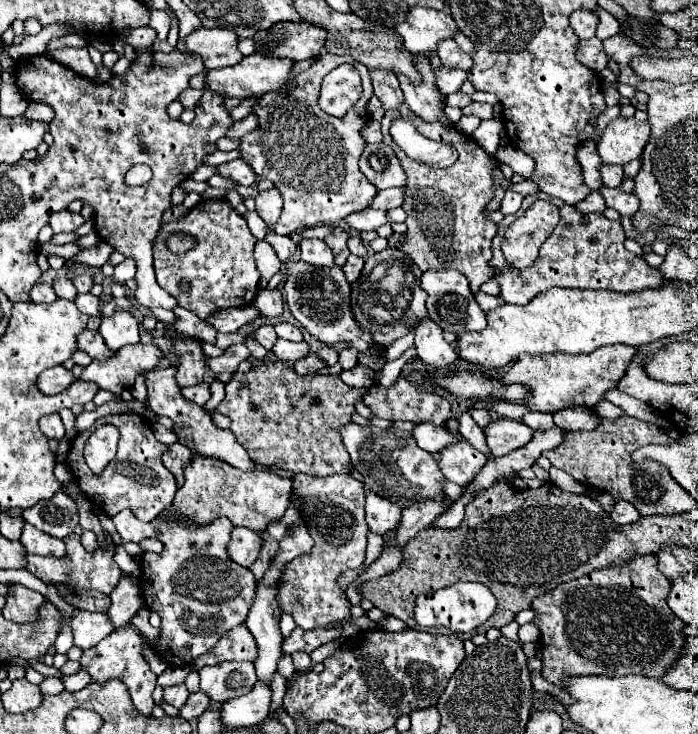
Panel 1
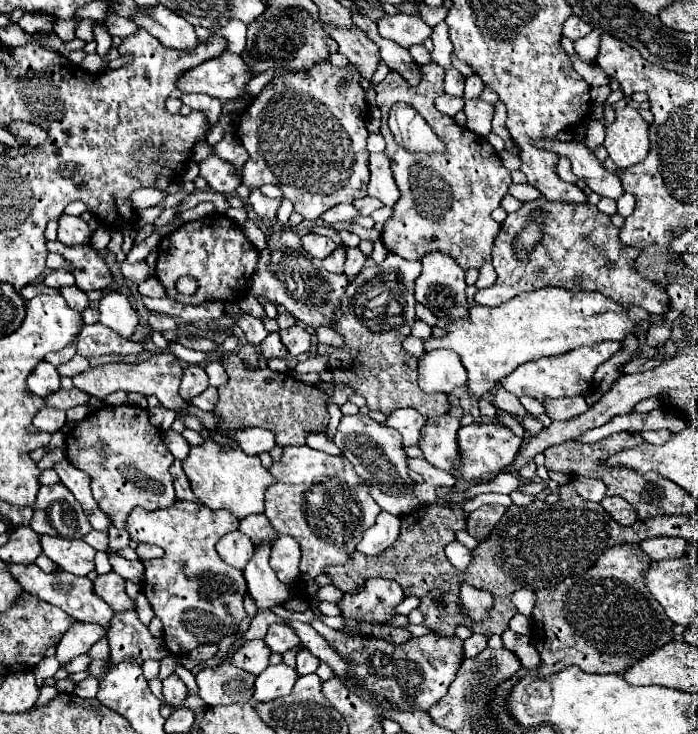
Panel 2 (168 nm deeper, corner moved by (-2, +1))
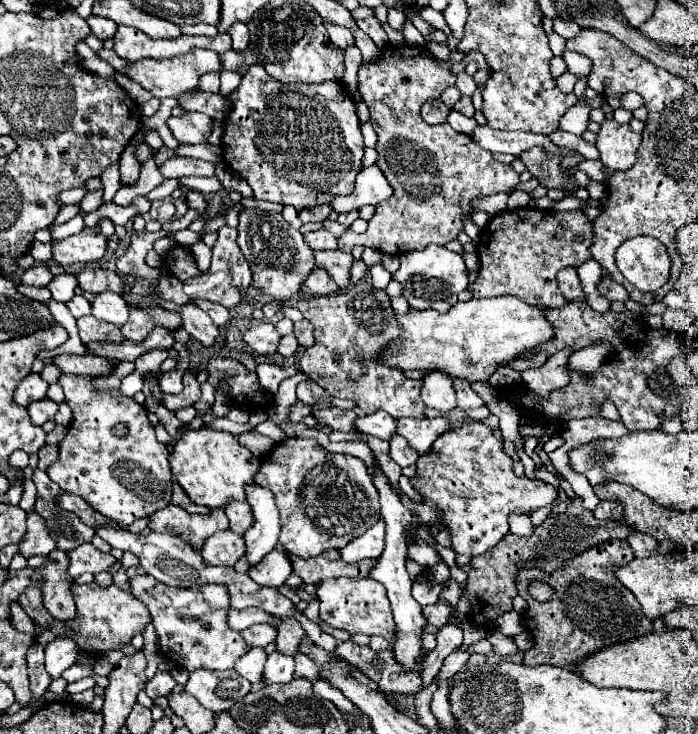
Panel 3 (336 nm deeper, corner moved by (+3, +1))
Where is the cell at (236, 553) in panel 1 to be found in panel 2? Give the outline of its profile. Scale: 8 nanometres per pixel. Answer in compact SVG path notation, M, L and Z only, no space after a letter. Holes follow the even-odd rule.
M231 531L217 541L219 557L235 569L245 569L247 561L253 557L253 551L255 547L251 539L247 539L241 531Z

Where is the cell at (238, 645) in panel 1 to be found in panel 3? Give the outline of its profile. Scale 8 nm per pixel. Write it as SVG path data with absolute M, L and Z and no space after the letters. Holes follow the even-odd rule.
M252 647L248 653L244 653L234 669L246 677L250 683L260 683L262 681L262 669L264 669L264 663L266 663L266 651L262 647Z

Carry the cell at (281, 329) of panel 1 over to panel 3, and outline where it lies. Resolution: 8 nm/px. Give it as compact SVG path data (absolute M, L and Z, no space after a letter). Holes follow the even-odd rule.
M284 335L284 337L280 339L280 343L278 343L278 353L280 353L282 357L292 357L296 351L298 351L298 341L296 341L296 337L294 337L294 335Z

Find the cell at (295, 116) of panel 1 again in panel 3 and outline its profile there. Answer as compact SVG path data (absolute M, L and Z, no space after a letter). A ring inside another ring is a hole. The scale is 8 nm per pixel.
M252 65L248 69L248 73L242 77L240 87L232 93L232 109L224 121L224 137L222 137L222 149L224 149L224 159L230 165L232 171L236 171L242 179L248 181L248 185L254 189L254 197L258 199L266 199L266 201L274 201L274 203L282 203L282 205L290 205L296 211L302 209L310 209L316 205L324 205L330 203L336 195L350 195L354 189L354 181L356 175L362 169L362 153L364 153L364 141L362 141L362 133L360 133L360 121L356 115L356 105L352 101L352 97L346 93L346 85L342 85L340 81L324 81L324 83L298 83L298 85L284 85L280 81L276 81L274 77L270 77L262 65Z

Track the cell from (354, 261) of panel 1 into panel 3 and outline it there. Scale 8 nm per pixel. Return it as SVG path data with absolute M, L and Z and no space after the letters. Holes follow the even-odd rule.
M318 251L314 253L316 257L316 267L324 267L332 279L336 281L336 285L340 289L346 289L350 283L350 267L354 263L352 253L344 253L344 251Z

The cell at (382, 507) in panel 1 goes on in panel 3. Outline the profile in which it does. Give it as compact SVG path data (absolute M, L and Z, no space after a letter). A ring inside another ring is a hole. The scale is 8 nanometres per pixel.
M382 519L374 527L370 527L364 535L348 543L346 547L340 549L342 559L346 563L358 563L362 559L376 559L384 551L384 539L386 539L386 525Z

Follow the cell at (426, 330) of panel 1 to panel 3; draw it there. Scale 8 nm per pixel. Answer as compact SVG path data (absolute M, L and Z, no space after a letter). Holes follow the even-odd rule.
M432 369L422 377L422 401L444 415L456 407L456 391L446 371Z

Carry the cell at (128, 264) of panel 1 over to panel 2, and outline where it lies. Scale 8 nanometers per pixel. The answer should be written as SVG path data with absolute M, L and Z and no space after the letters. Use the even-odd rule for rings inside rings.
M153 231L153 233L151 233L149 237L145 237L141 243L133 245L133 249L127 253L127 259L129 259L131 263L135 263L135 261L143 261L153 249L157 249L159 241L161 241L161 235L159 235L157 231Z

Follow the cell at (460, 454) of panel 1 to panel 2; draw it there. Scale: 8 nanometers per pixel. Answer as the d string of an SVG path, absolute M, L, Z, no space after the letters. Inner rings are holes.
M441 415L427 419L427 425L423 427L423 437L419 439L419 449L423 451L423 457L435 465L437 469L443 469L447 473L453 471L453 467L459 463L459 451L457 451L457 431L461 427L461 421L457 417Z

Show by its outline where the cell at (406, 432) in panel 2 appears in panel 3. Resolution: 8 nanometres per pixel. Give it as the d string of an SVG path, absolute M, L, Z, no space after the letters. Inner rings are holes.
M378 411L378 413L372 413L372 415L358 417L358 421L354 425L360 433L390 441L396 435L398 421L394 417L390 417L386 411Z

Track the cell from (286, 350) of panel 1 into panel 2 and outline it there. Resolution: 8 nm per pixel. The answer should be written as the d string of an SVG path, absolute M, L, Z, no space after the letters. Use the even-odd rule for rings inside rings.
M269 333L261 345L259 345L259 351L261 351L261 357L263 359L271 359L271 357L287 357L287 347L281 343L281 337L279 333Z

